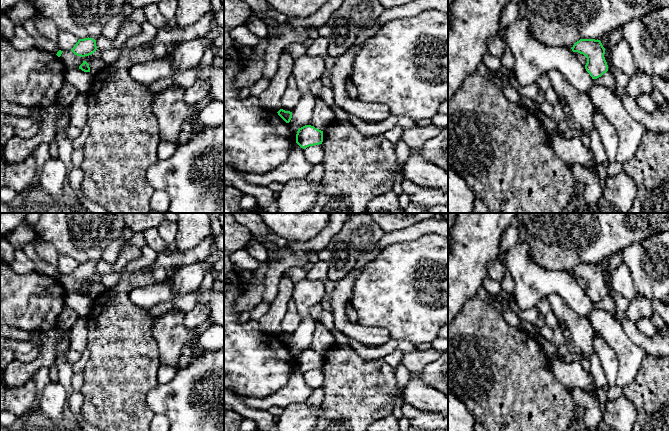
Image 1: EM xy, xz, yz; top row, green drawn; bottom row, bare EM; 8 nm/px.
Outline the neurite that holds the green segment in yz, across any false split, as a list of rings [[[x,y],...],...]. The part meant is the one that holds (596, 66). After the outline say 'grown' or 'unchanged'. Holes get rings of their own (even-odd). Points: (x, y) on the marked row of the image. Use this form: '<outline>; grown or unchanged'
[[[580,39],[571,49],[587,58],[585,69],[592,79],[597,79],[608,71],[608,65],[604,57],[605,48],[600,40]]]; unchanged

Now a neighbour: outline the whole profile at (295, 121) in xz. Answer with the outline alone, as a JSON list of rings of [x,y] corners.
[[[303,55],[295,58],[292,76],[296,80],[301,98],[292,111],[289,126],[301,128],[310,124],[317,99],[310,91],[310,84],[321,78],[325,67],[323,56]]]

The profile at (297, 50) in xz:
[[[294,43],[286,47],[285,52],[291,54],[293,58],[306,55],[309,43]]]

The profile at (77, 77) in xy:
[[[68,67],[65,70],[65,80],[73,84],[81,94],[87,94],[91,88],[93,76],[90,72],[82,71],[78,67]]]

